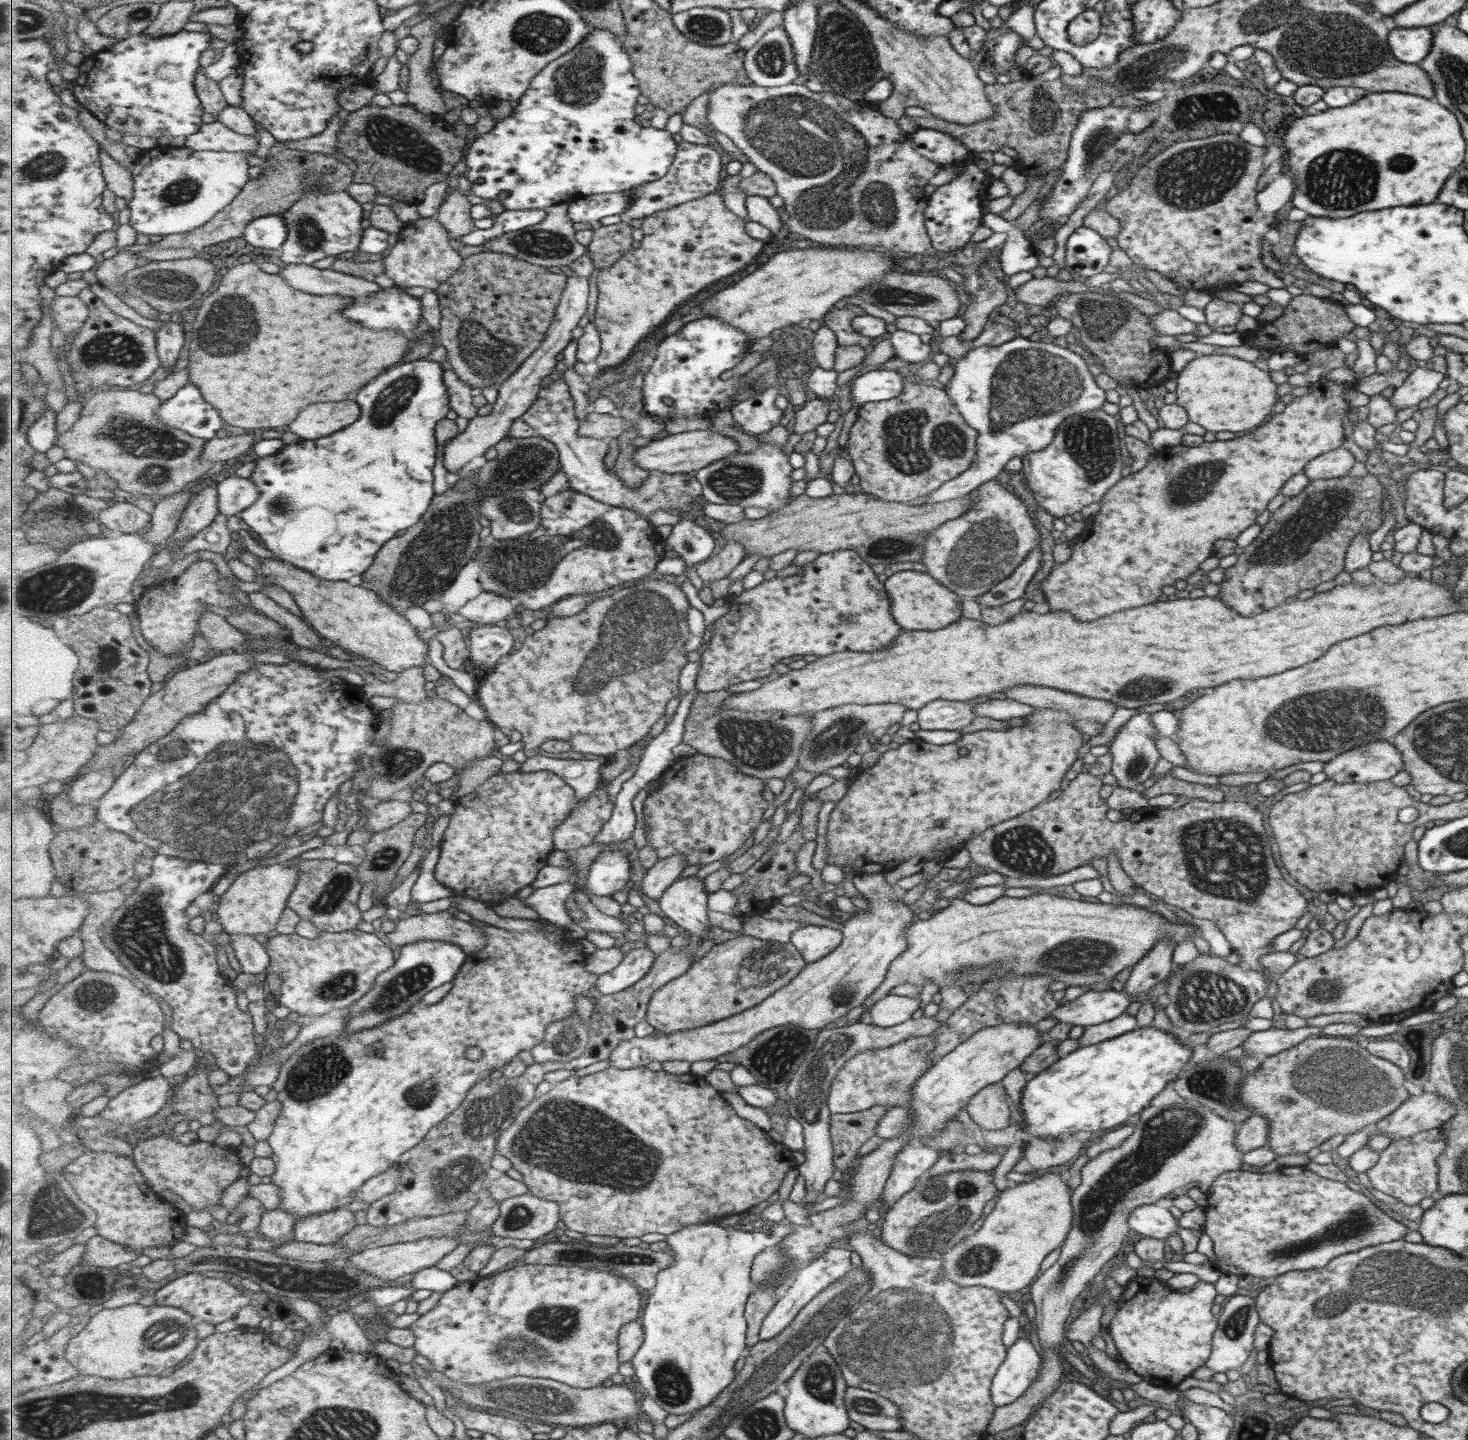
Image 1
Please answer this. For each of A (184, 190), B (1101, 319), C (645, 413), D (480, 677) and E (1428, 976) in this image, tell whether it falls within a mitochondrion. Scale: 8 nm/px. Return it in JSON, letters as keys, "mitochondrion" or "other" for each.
{"A":"mitochondrion","B":"mitochondrion","C":"other","D":"other","E":"other"}

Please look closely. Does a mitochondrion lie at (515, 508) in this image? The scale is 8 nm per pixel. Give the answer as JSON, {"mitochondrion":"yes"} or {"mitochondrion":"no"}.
{"mitochondrion":"yes"}

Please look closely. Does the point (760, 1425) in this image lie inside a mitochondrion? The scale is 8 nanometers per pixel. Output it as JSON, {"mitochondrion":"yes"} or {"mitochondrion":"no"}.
{"mitochondrion":"yes"}

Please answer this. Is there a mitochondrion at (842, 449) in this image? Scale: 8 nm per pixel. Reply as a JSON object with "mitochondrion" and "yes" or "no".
{"mitochondrion":"no"}

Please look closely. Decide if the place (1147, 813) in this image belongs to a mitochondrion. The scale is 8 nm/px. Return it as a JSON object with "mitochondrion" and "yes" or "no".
{"mitochondrion":"no"}

